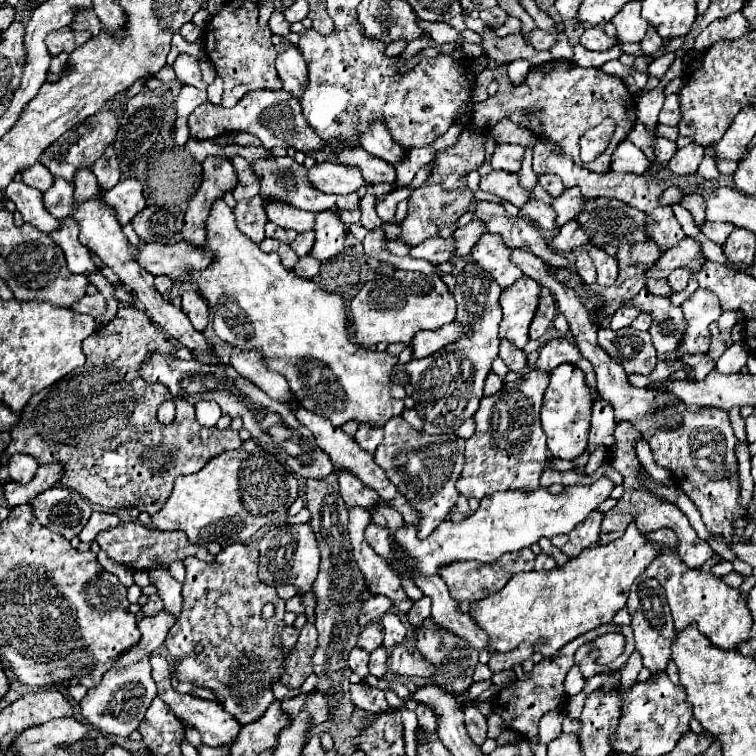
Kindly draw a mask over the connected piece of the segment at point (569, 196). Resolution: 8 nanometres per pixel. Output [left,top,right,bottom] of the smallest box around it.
[552,188,586,226]

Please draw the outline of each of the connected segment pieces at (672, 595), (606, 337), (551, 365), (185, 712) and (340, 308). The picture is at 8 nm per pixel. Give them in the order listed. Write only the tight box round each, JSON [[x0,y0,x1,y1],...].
[[646,528,752,650],[598,328,656,376],[534,338,596,390],[150,654,242,748],[192,200,404,428]]

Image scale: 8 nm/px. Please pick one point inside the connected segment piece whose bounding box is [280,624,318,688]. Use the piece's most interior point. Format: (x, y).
(299, 664)

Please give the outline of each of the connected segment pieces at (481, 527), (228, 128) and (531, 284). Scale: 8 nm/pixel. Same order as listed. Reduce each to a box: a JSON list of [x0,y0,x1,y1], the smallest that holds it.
[[396,476,614,574],[188,90,324,154],[500,276,540,348]]

